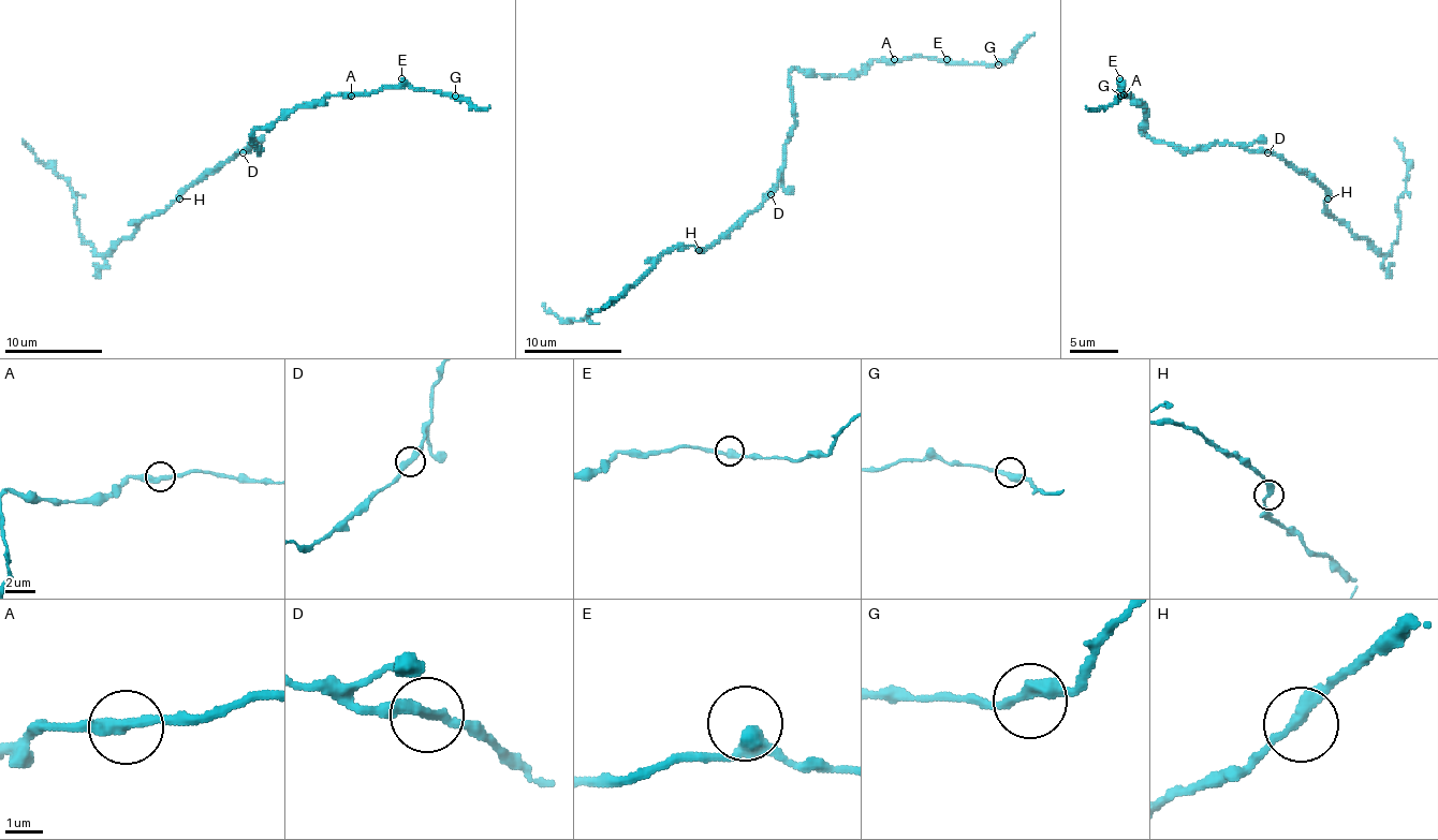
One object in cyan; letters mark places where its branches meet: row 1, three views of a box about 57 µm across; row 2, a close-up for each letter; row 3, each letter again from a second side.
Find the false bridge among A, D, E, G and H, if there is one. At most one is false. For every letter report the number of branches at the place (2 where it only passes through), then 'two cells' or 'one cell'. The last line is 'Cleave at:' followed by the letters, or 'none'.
A: 2 | one cell
D: 2 | one cell
E: 2 | one cell
G: 2 | one cell
H: 2 | one cell
Cleave at: none

